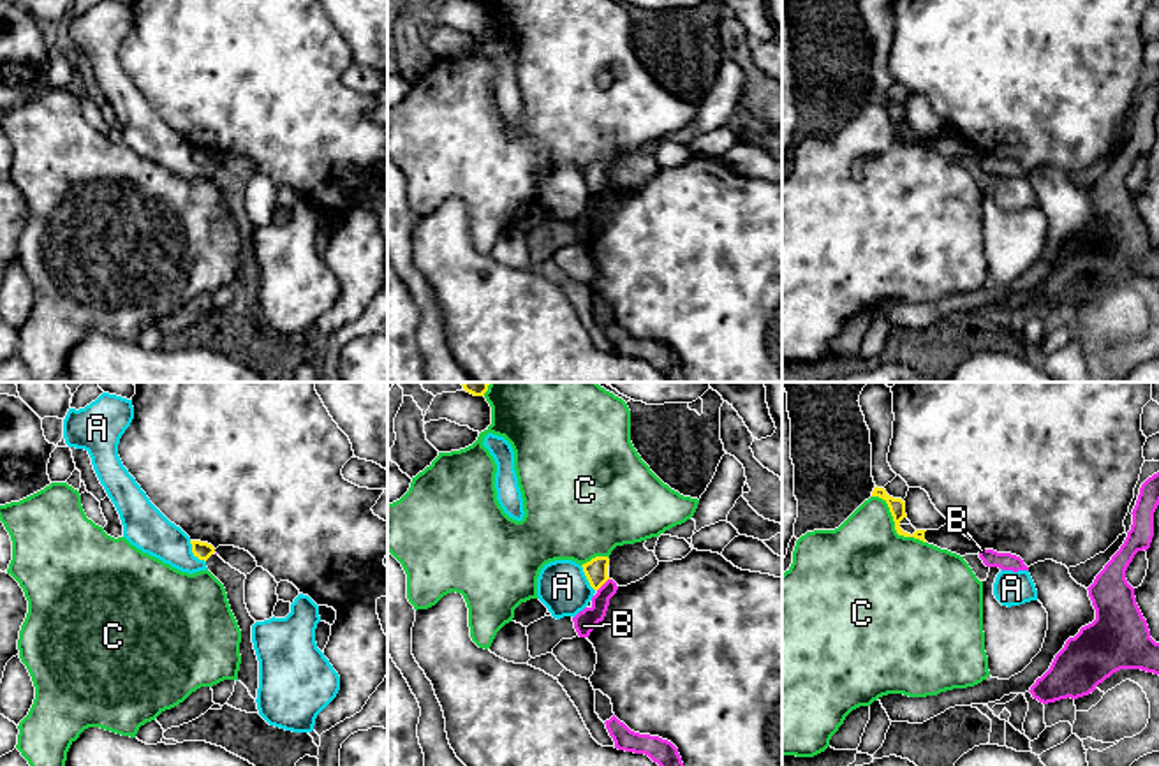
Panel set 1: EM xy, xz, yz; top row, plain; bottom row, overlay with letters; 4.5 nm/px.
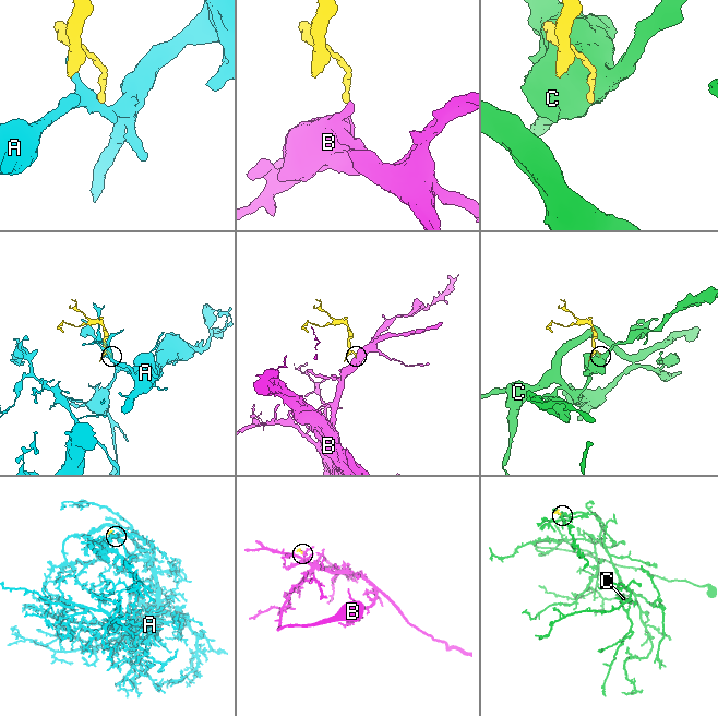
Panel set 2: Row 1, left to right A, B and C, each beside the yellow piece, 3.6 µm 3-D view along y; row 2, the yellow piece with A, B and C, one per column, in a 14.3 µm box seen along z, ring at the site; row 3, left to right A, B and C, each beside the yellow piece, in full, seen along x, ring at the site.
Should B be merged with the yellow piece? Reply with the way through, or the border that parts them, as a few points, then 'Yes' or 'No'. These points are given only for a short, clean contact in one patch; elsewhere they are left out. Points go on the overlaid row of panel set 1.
Boundary: xz (608, 578), (597, 590). No

